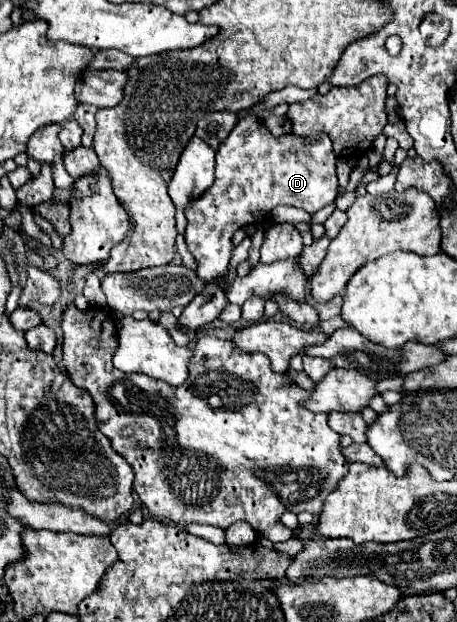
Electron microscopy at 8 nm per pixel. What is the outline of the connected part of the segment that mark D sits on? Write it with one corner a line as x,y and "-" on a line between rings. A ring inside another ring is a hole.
240,118
216,152
214,184
186,208
188,226
184,238
198,262
198,276
204,280
224,276
232,256
234,232
266,220
272,208
286,204
314,214
334,202
336,196
336,154
328,134
318,138
298,138
294,134
274,138
260,118

